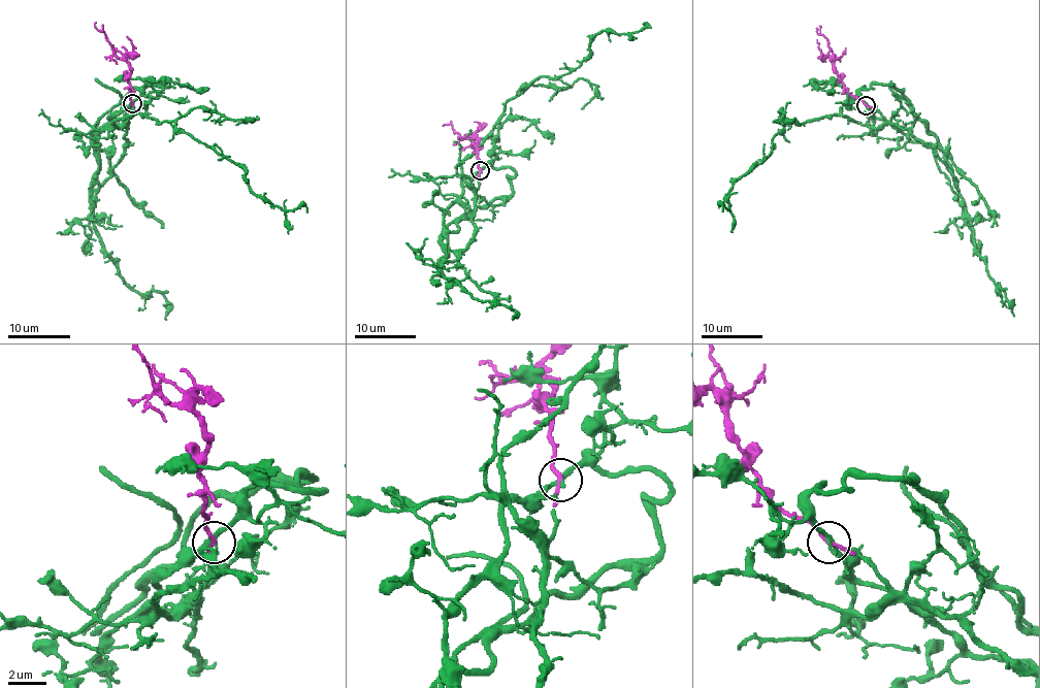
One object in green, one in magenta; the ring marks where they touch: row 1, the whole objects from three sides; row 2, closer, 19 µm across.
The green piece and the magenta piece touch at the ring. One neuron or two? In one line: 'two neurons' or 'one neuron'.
one neuron

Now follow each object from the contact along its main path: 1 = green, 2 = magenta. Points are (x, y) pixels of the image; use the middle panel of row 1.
1: (481, 170), (462, 179), (466, 208), (475, 193), (460, 165), (505, 103), (577, 68), (599, 32), (650, 28)
2: (481, 170), (478, 141), (462, 138), (450, 124), (444, 124)

